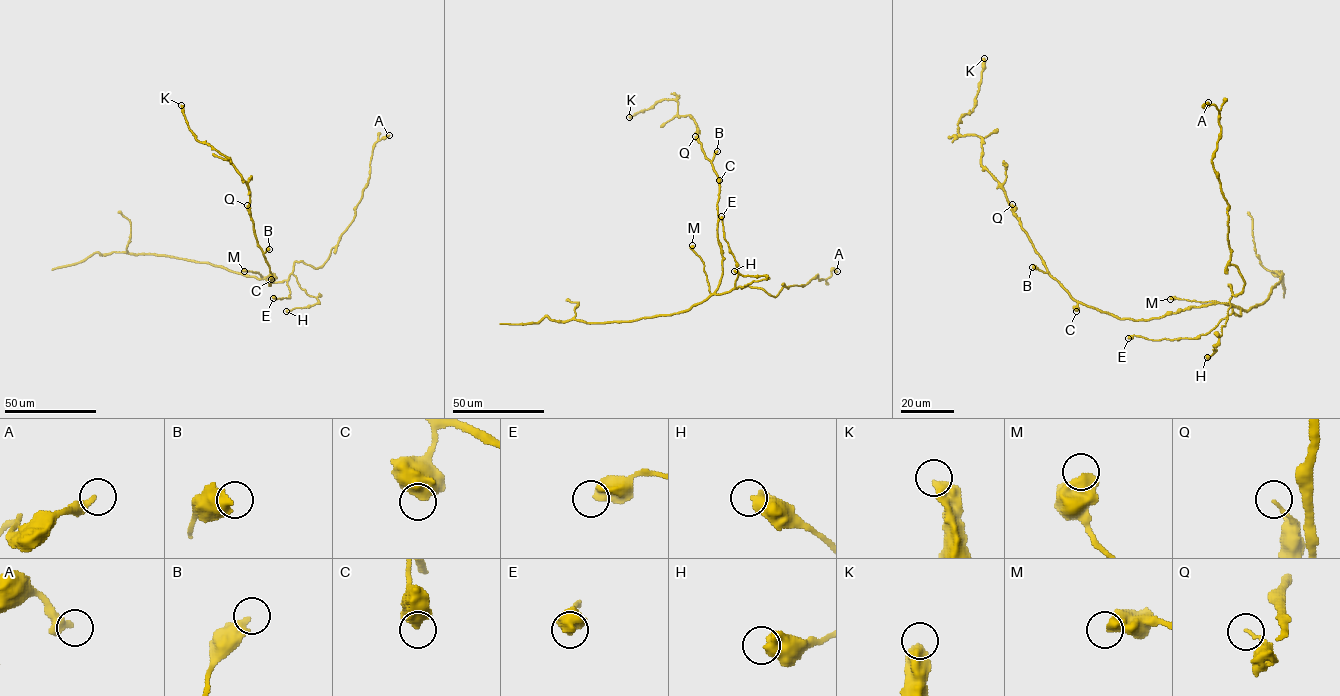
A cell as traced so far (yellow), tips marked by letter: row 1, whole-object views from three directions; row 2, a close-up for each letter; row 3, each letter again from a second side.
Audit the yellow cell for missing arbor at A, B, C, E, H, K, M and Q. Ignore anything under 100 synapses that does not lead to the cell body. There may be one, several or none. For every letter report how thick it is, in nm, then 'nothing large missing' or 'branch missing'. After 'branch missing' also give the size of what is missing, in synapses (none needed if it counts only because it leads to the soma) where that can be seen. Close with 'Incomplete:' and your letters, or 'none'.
A: 360 nm | nothing large missing
B: 480 nm | nothing large missing
C: 650 nm | nothing large missing
E: 550 nm | nothing large missing
H: 600 nm | nothing large missing
K: 440 nm | nothing large missing
M: 650 nm | nothing large missing
Q: 110 nm | nothing large missing
Incomplete: none

